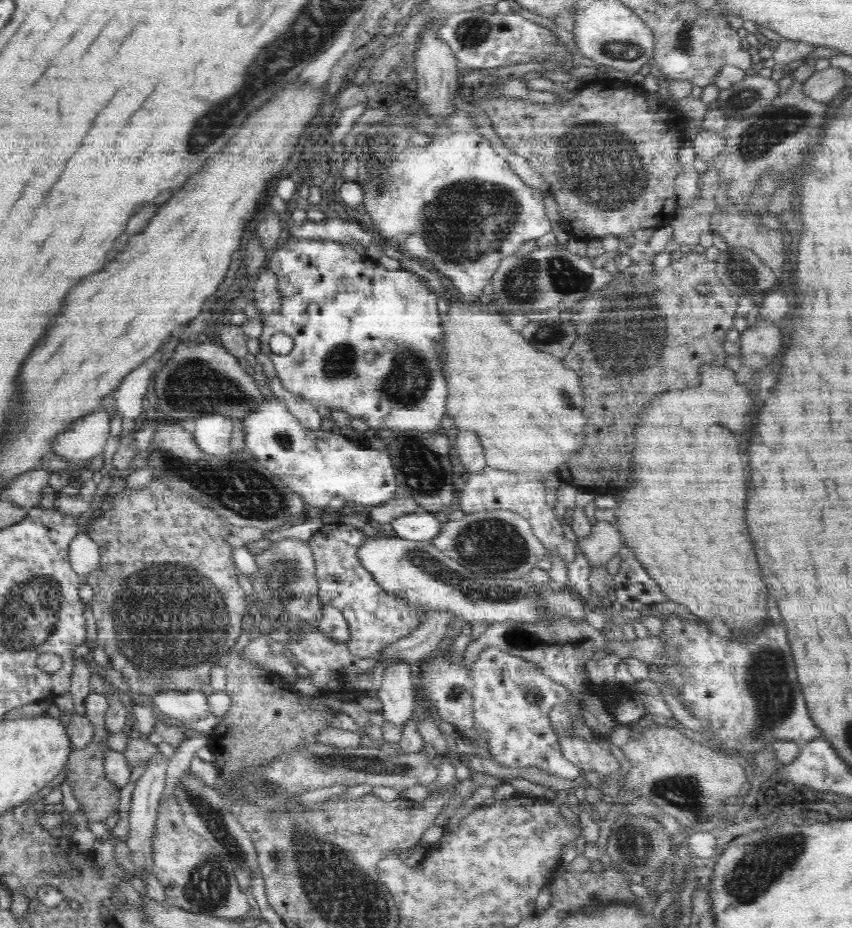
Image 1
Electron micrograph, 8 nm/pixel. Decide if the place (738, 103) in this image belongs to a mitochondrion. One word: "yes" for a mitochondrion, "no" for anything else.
yes

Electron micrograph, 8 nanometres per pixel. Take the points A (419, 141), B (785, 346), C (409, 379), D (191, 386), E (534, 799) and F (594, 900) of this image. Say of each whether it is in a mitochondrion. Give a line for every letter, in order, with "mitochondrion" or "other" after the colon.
A: other
B: other
C: mitochondrion
D: mitochondrion
E: other
F: mitochondrion

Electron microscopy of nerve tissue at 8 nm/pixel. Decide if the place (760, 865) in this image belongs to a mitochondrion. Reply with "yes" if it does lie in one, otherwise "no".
yes

